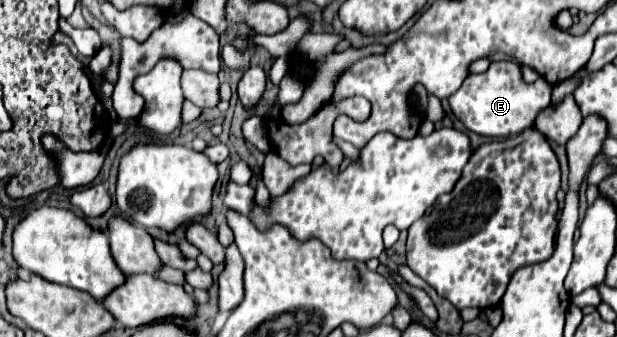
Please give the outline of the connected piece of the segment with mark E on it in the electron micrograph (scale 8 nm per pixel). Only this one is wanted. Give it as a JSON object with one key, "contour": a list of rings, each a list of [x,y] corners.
{"contour":[[[494,61],[490,63],[488,71],[480,75],[470,73],[464,79],[462,87],[448,97],[448,103],[452,115],[462,121],[468,131],[486,137],[510,137],[534,125],[540,109],[546,109],[550,105],[550,91],[552,85],[544,77],[538,77],[534,83],[526,83],[522,79],[522,69],[518,63]]]}

